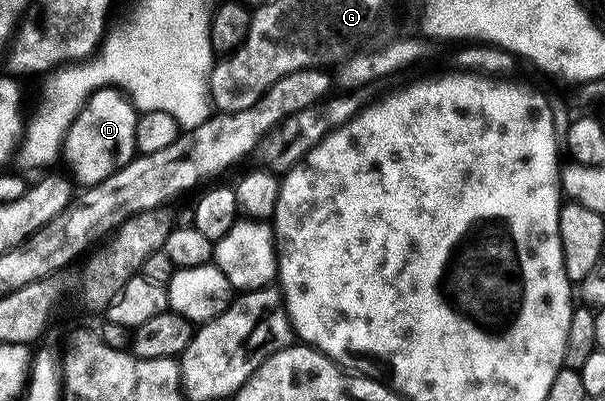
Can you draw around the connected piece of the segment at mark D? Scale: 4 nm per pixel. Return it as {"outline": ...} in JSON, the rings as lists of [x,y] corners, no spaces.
{"outline":[[[98,90],[87,98],[82,110],[66,129],[60,151],[61,161],[70,169],[69,177],[82,186],[98,186],[109,183],[118,169],[129,167],[136,157],[136,120],[139,111],[121,90]]]}

